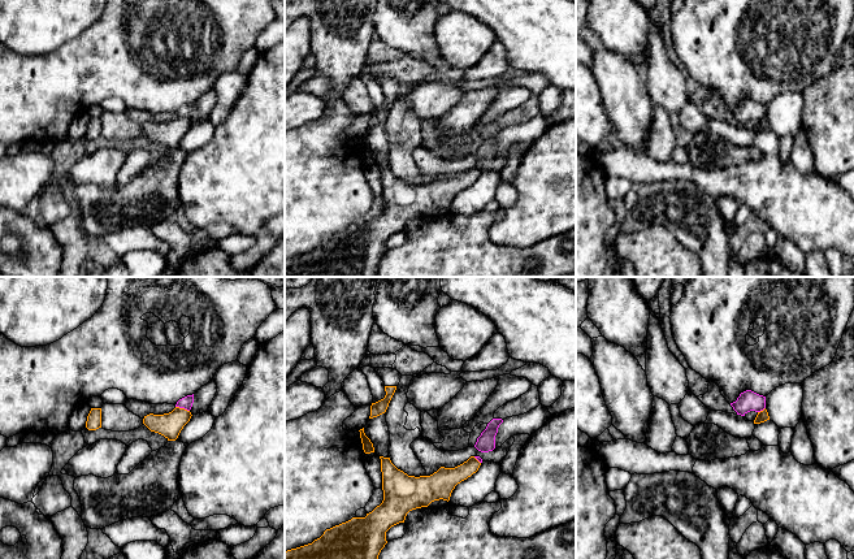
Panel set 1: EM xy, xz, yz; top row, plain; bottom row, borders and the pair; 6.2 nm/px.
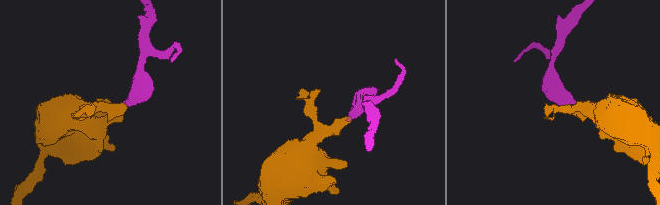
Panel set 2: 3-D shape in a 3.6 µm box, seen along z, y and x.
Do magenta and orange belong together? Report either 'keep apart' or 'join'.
keep apart

